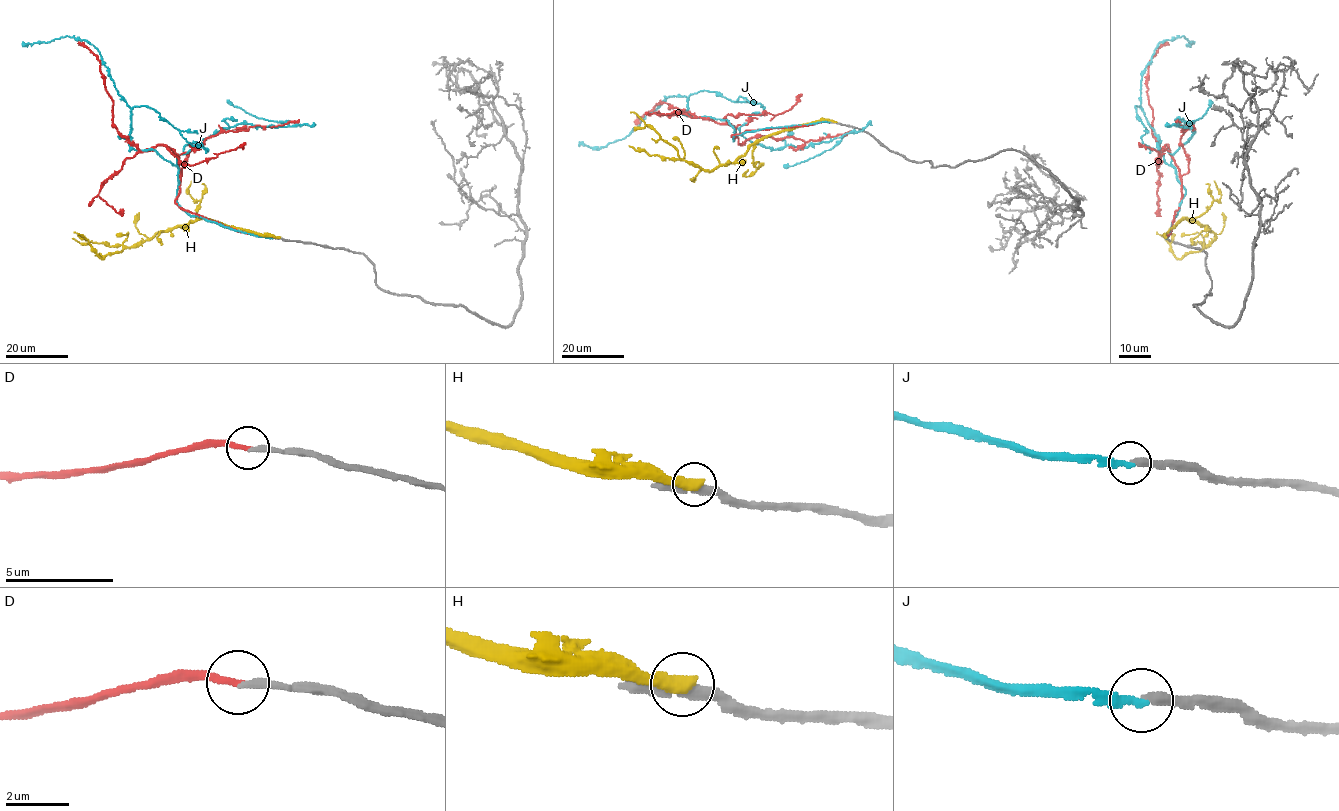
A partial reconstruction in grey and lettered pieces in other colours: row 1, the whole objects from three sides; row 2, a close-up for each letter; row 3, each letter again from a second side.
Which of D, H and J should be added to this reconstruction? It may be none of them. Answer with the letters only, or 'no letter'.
D

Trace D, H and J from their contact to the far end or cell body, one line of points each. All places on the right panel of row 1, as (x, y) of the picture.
D: (1166, 237), (1180, 202), (1181, 177), (1168, 145), (1162, 151), (1151, 130), (1147, 78), (1149, 61), (1167, 41)
H: (1166, 237), (1165, 235), (1184, 218), (1204, 225), (1215, 235), (1202, 250), (1177, 258), (1170, 244), (1157, 232)
J: (1166, 238), (1185, 189), (1140, 106), (1141, 79), (1162, 41), (1183, 36), (1193, 42), (1186, 46)

